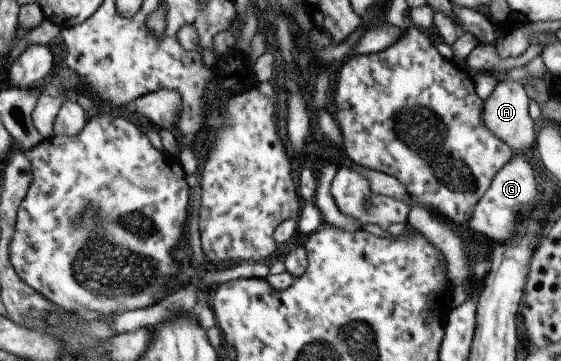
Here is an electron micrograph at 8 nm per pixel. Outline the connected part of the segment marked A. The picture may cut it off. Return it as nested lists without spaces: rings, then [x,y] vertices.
[[[510,79],[496,82],[493,91],[482,101],[481,122],[485,128],[496,136],[501,142],[504,142],[511,149],[525,149],[536,137],[538,124],[532,121],[527,113],[527,104],[529,97],[525,94],[521,81],[512,81]]]

